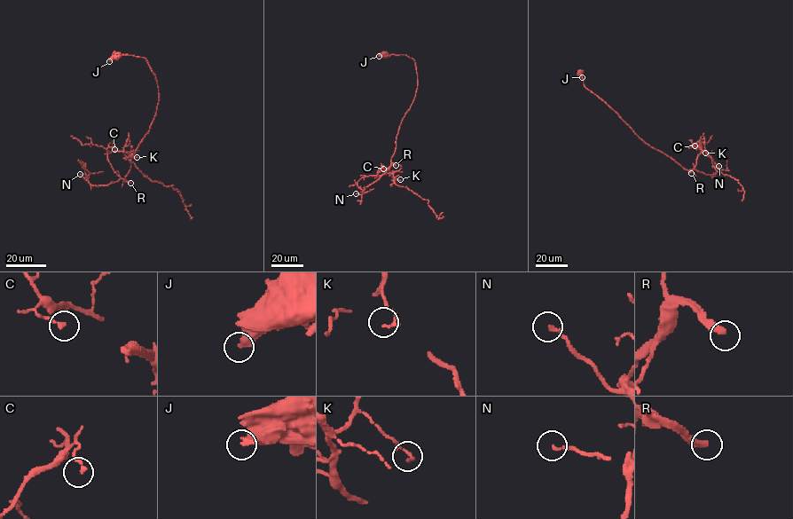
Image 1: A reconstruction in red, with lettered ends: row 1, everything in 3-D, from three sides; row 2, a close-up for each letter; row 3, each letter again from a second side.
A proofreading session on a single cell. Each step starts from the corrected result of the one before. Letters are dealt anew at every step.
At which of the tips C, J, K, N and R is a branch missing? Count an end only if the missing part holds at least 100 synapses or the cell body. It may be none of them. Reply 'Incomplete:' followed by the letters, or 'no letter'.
Incomplete: R

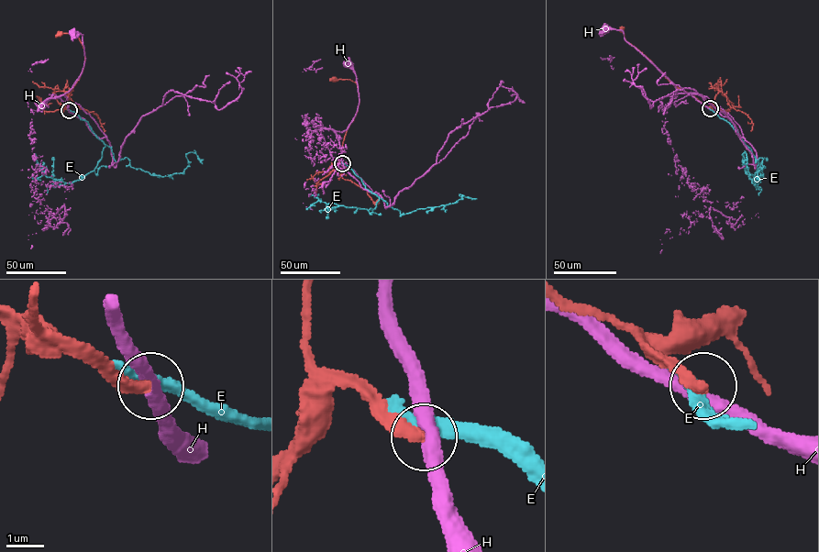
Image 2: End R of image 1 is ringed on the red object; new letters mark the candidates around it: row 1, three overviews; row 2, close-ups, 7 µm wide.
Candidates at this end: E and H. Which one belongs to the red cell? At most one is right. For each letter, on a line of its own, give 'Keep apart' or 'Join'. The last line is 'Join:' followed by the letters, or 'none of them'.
E: Keep apart
H: Keep apart
Join: none of them

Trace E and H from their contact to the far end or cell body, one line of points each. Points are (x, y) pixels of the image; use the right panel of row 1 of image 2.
E: (710, 108), (736, 132), (755, 163), (763, 159), (762, 169), (755, 178), (744, 163), (744, 152), (747, 164)
H: (710, 109), (691, 95), (676, 93), (674, 83), (625, 39), (621, 29), (606, 27)

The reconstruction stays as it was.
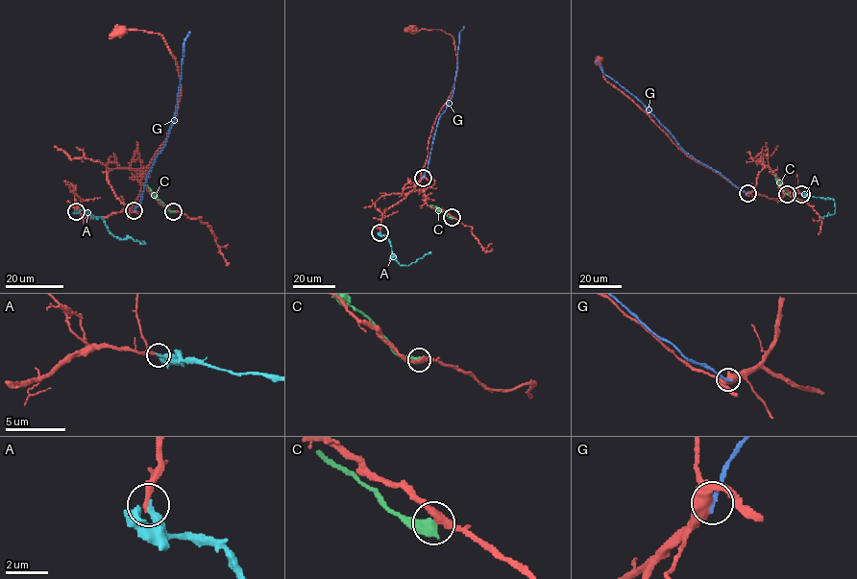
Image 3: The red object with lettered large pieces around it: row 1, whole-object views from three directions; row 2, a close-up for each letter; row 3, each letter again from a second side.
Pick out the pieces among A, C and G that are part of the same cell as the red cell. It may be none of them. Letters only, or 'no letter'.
A

